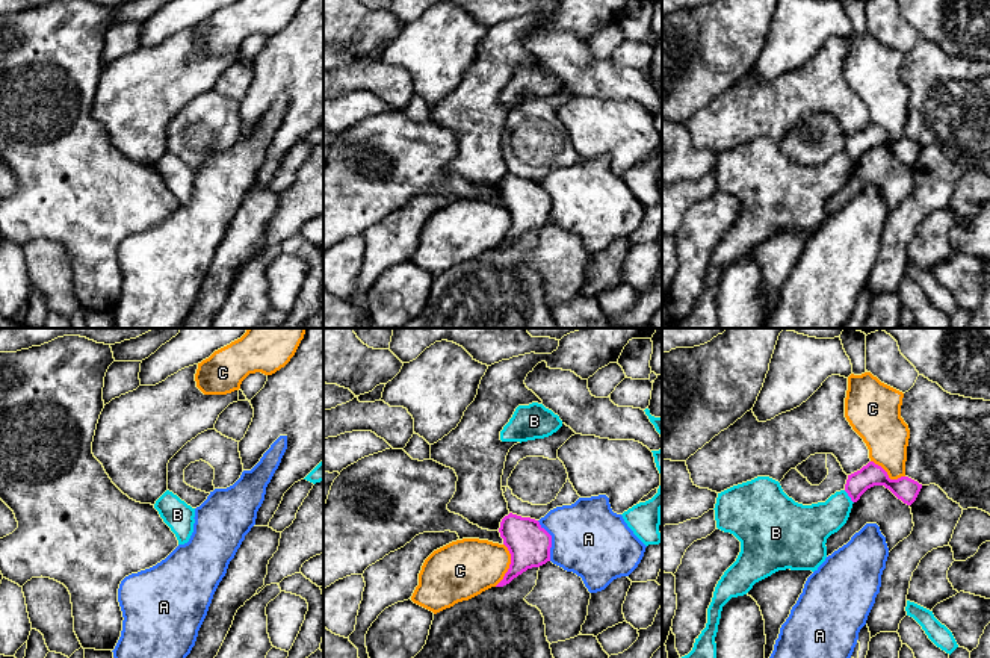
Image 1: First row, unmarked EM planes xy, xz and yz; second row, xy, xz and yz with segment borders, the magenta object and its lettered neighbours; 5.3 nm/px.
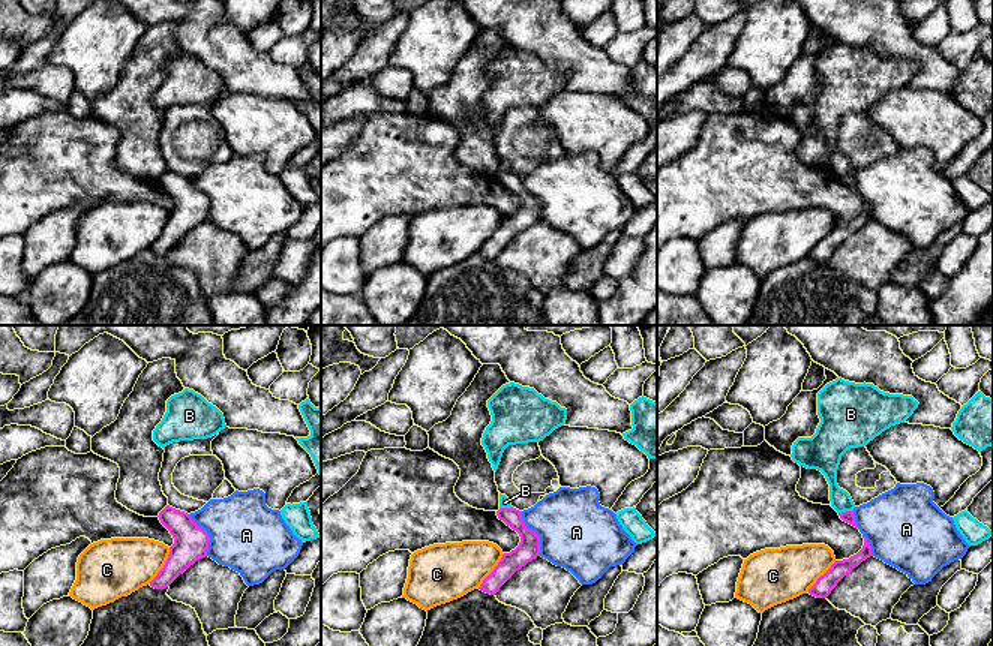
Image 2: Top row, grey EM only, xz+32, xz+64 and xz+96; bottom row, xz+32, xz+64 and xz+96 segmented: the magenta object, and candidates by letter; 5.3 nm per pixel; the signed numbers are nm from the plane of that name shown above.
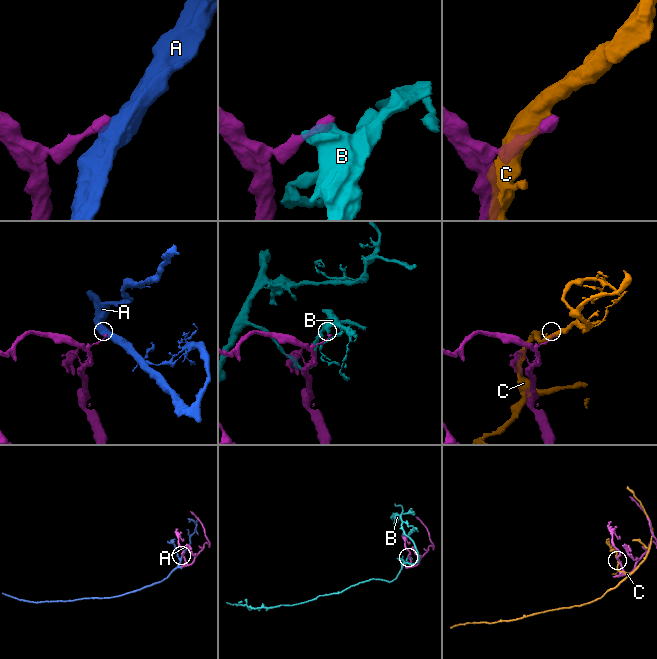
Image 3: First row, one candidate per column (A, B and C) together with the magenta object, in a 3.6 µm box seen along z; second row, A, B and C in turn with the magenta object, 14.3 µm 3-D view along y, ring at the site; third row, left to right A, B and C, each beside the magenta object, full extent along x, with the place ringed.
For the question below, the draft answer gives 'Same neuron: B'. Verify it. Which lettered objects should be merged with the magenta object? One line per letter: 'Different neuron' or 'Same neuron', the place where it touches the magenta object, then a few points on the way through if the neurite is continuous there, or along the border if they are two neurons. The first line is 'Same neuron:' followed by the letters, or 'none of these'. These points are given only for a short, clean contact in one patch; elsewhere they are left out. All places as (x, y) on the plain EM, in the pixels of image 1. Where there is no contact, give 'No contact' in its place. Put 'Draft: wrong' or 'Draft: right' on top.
Draft: wrong
Same neuron: none of these
A: Different neuron. Touches magenta at xz (550, 201). Boundary: xz (537, 182), (550, 197), (550, 221)
B: Different neuron. Touches magenta at yz (848, 156). Boundary: yz (844, 152), (853, 164)
C: Different neuron. Touches magenta at xz (510, 226)

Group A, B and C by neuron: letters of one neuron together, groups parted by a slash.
A / B / C

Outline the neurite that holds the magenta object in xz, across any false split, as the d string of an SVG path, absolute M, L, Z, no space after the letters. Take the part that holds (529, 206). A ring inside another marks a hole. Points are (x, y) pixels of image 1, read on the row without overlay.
M509 174L502 180L499 194L511 215L511 225L496 248L503 248L527 230L550 222L552 197L538 182Z

